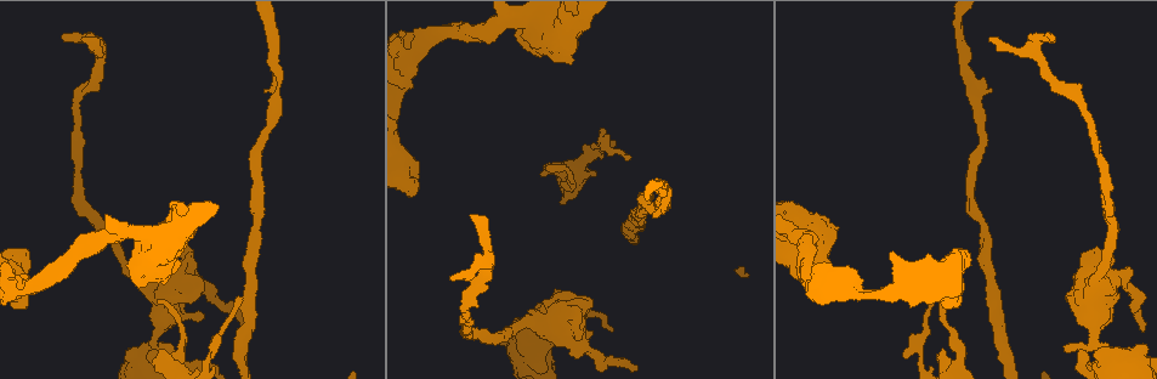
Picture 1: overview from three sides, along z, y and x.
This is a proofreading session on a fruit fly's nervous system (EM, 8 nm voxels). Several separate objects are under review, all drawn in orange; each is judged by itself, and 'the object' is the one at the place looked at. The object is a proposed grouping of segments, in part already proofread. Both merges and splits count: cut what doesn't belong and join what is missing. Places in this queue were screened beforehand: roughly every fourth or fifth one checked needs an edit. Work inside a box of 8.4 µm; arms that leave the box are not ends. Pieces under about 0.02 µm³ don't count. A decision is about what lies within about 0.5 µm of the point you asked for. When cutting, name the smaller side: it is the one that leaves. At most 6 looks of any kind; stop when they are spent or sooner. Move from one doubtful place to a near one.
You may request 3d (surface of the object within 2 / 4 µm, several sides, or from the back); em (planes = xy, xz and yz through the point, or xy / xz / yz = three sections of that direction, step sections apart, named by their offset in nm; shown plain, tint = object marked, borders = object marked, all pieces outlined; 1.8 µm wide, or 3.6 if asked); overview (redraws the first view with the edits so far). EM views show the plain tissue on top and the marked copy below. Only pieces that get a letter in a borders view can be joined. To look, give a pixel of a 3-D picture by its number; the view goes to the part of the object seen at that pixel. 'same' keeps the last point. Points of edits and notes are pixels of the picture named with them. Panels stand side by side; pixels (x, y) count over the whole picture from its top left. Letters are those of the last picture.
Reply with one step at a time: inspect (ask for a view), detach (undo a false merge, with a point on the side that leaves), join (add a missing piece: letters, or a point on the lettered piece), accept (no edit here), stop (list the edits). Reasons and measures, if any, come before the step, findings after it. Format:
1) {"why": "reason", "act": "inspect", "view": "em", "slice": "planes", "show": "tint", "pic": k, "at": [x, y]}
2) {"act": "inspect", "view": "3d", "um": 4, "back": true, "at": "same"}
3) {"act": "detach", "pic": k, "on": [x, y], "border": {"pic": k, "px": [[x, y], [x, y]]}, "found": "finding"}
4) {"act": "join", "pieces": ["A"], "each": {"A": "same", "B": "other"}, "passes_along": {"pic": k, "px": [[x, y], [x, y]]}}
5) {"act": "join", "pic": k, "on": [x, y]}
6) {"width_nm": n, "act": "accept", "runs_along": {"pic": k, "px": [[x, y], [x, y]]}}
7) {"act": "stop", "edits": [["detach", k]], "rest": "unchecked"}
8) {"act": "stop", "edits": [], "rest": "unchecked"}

{"why": "branch stops here", "act": "inspect", "view": "3d", "um": 2, "pic": 1, "at": [944, 349]}

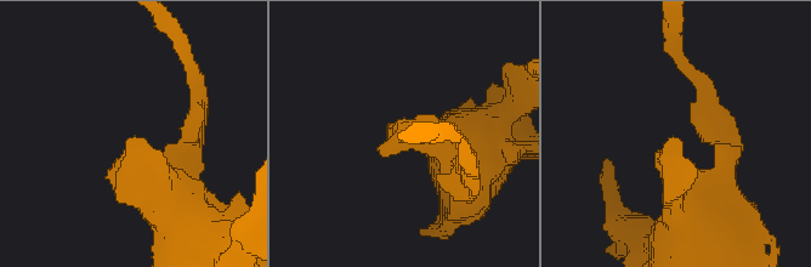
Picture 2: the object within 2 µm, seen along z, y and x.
{"act": "inspect", "view": "em", "um": 3.6, "slice": "planes", "show": "borders", "pic": 2, "at": [676, 139]}

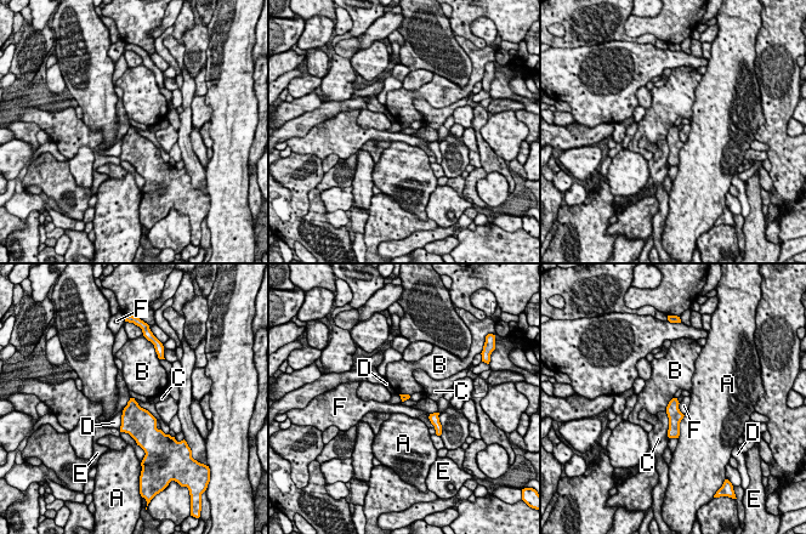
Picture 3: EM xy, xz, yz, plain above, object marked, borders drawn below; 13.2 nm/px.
{"act": "accept", "each": {"A": "other", "B": "other", "C": "other", "D": "other", "E": "other", "F": "other"}, "found": "no lettered piece goes on from it"}

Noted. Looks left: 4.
{"why": "an open end", "act": "inspect", "view": "3d", "um": 4, "pic": 1, "at": [168, 280]}

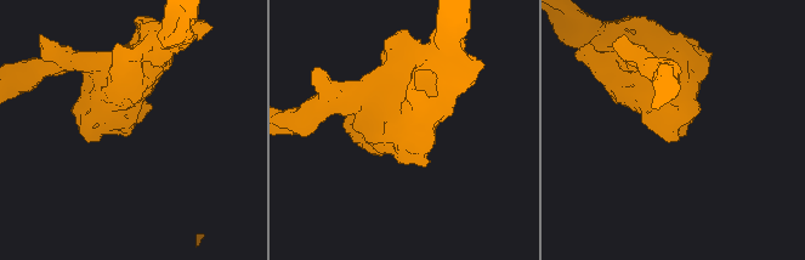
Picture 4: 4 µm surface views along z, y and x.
{"why": "now the EM", "act": "inspect", "view": "em", "slice": "planes", "show": "borders", "pic": 4, "at": [686, 129]}

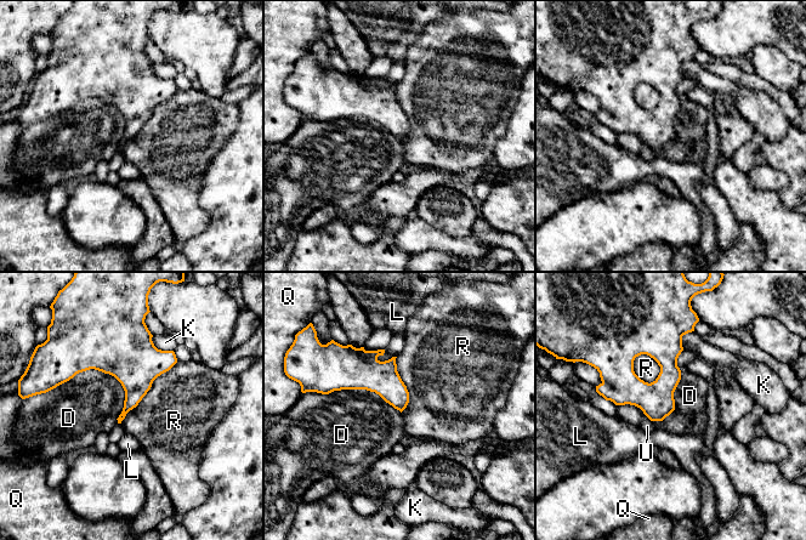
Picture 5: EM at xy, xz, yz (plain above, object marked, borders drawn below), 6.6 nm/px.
{"act": "accept", "each": {"D": "other", "K": "other", "L": "other", "Q": "other", "R": "other", "U": "other"}, "border": {"pic": 5, "px": [[45, 393], [97, 369], [125, 399]]}, "found": "none of them fits"}

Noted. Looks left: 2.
{"why": "free end", "act": "inspect", "view": "3d", "um": 4, "back": true, "pic": 1, "at": [84, 38]}

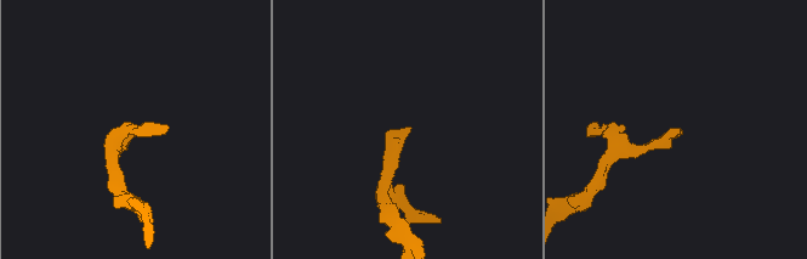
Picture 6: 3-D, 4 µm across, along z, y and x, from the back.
{"why": "need the tissue", "act": "inspect", "view": "em", "slice": "planes", "show": "borders", "pic": 6, "at": [411, 128]}

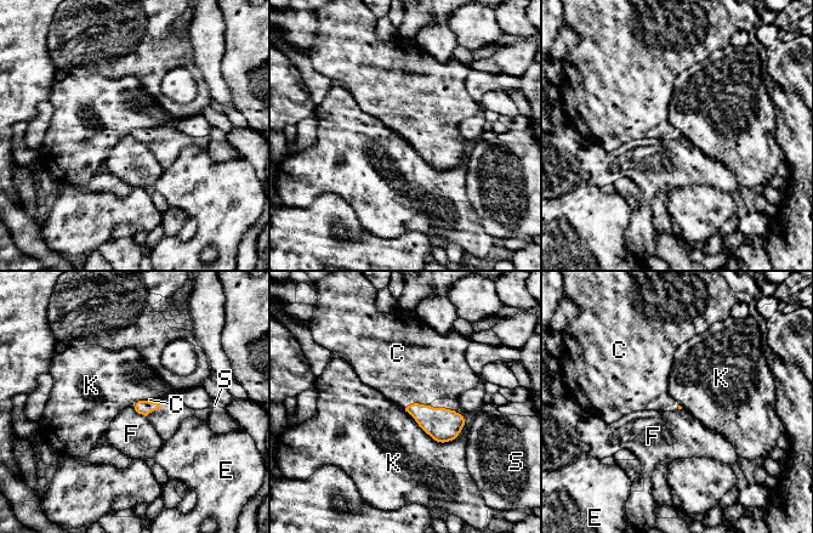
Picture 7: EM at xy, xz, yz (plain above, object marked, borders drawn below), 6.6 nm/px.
{"act": "join", "pic": 7, "on": [413, 366], "each": {"C": "same", "E": "other", "F": "other", "K": "other", "S": "other"}, "passes_along": {"pic": 7, "px": [[443, 425], [416, 403], [413, 366]]}, "found": "the neuron continues"}

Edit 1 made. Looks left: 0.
{"act": "stop", "edits": [["join", 7]], "rest": "unchecked"}

